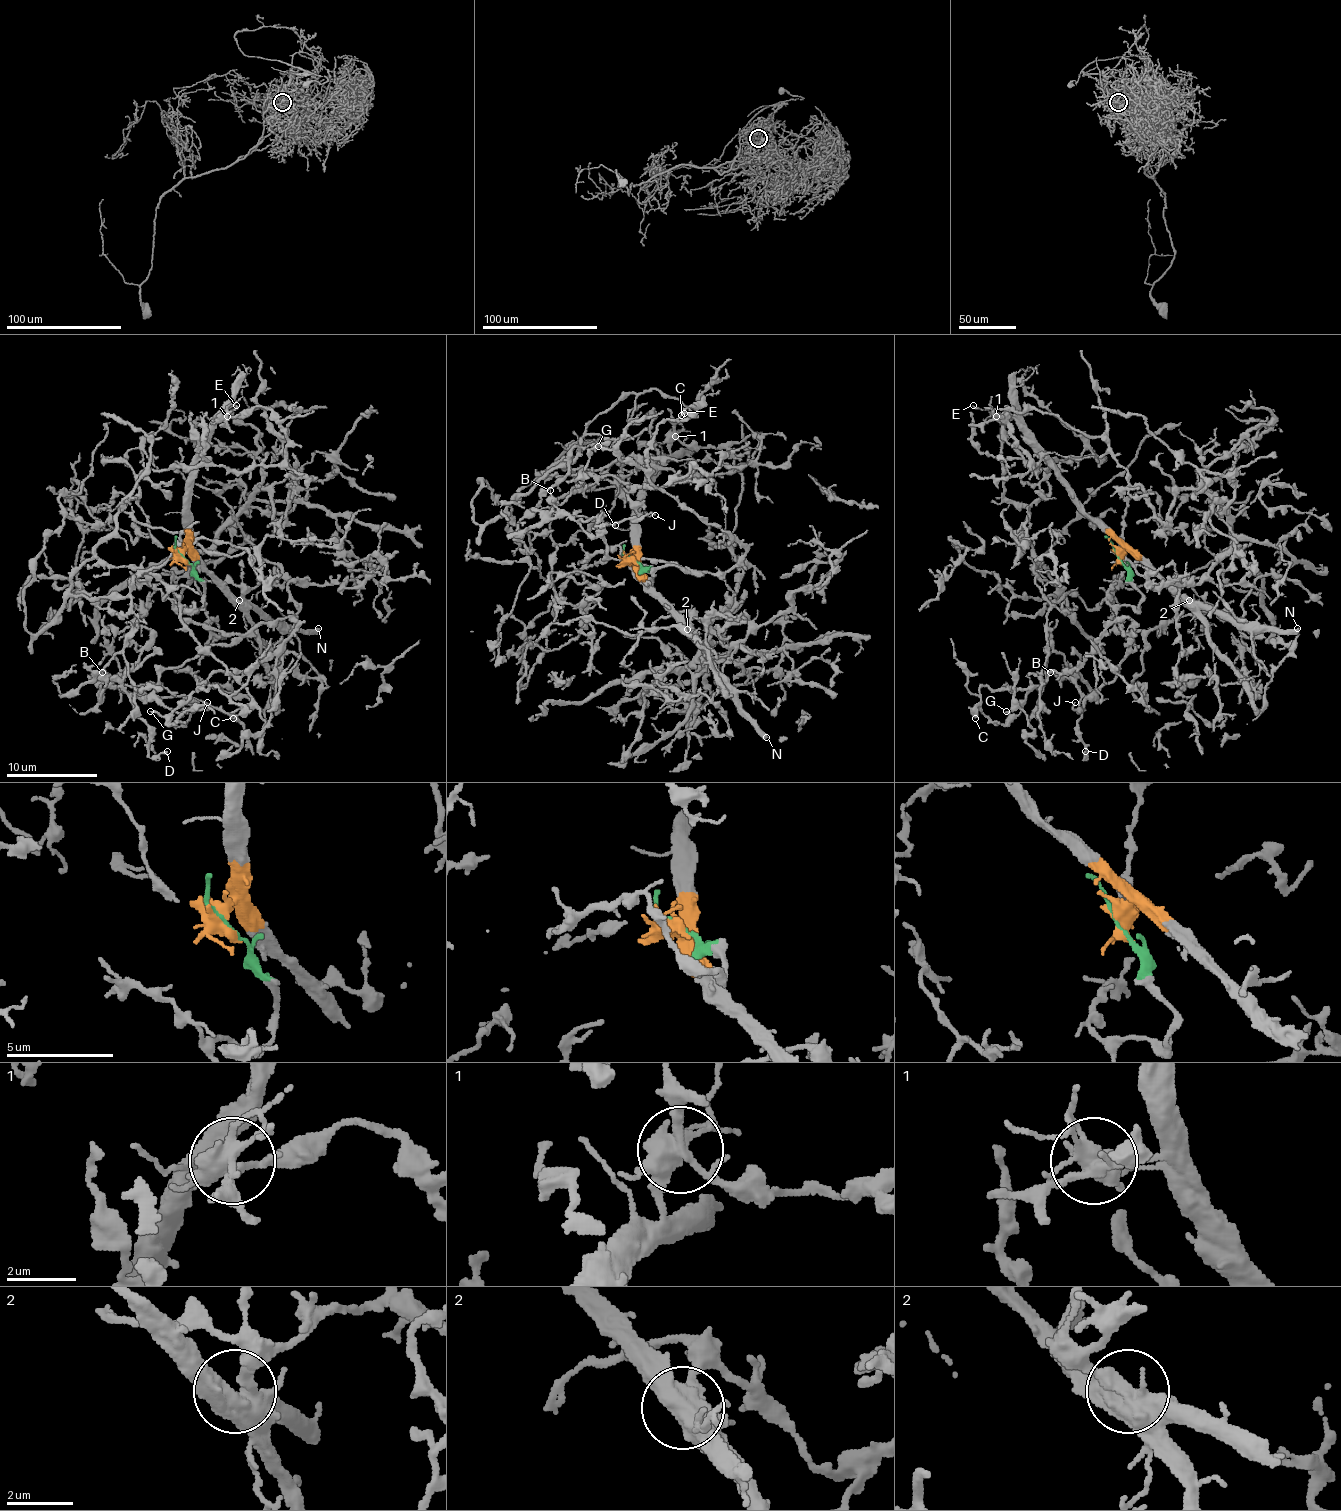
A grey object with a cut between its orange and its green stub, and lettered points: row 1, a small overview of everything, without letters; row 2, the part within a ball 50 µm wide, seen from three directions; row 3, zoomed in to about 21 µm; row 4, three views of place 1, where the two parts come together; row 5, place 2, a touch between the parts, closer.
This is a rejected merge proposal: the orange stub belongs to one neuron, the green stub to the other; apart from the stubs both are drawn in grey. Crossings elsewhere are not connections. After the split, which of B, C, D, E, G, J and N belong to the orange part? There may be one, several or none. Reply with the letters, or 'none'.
E, N

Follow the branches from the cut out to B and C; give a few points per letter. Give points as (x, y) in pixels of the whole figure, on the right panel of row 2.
B: (1118, 557), (1143, 602), (1115, 614), (1127, 641), (1120, 668), (1095, 698), (1049, 673)
C: (1118, 557), (1143, 602), (1115, 612), (1129, 634), (1118, 618), (1074, 668), (979, 689), (974, 719)

